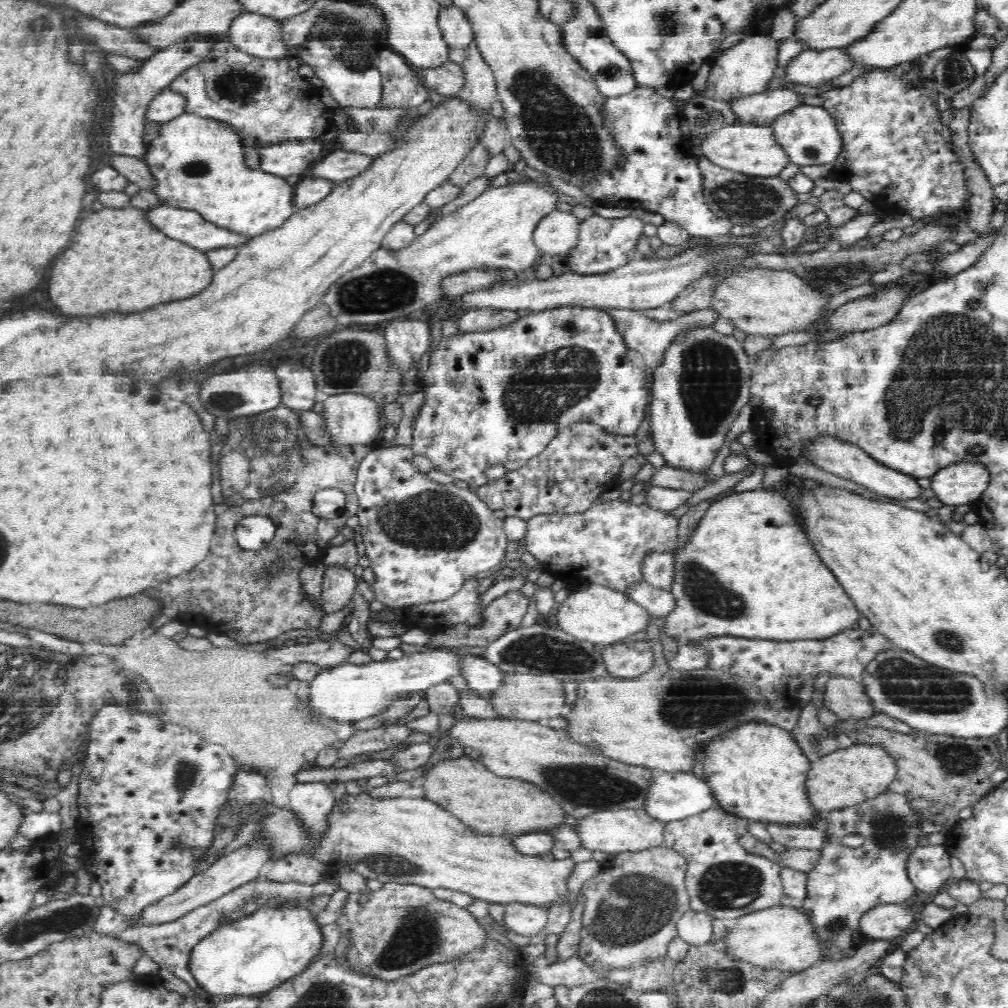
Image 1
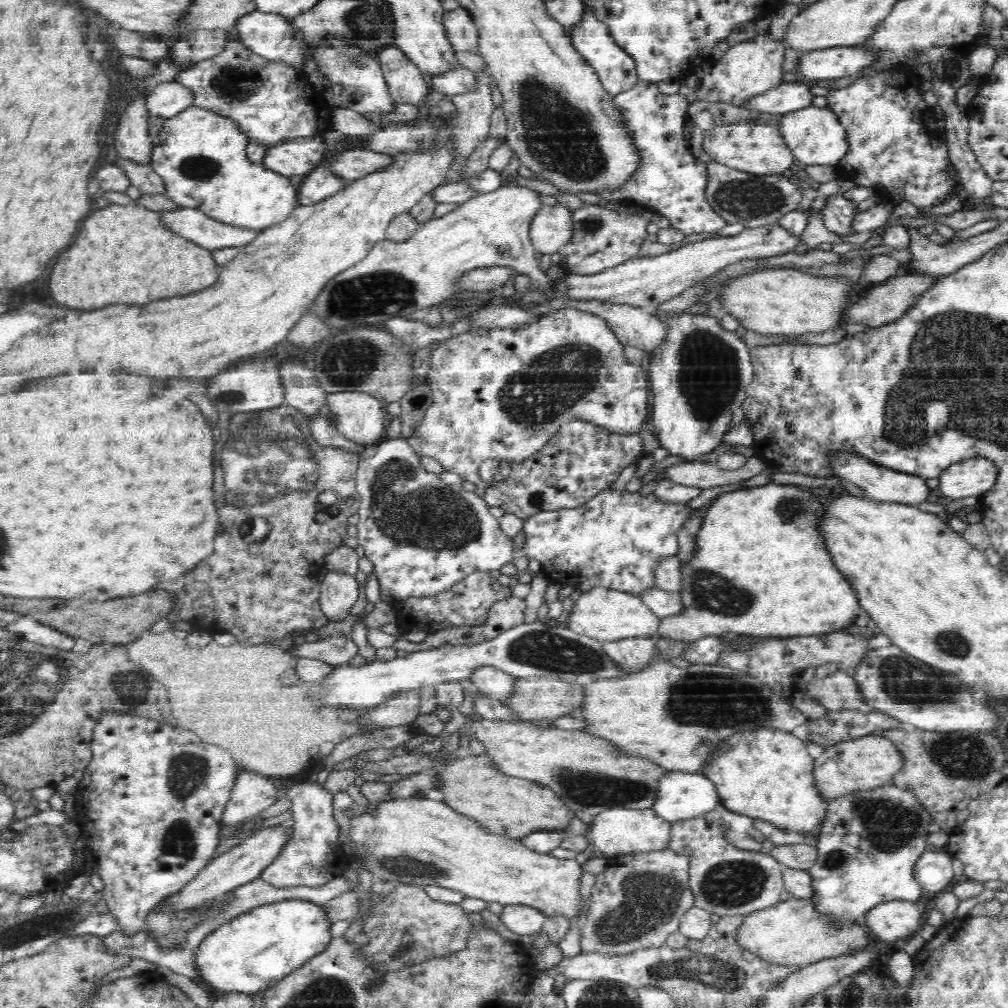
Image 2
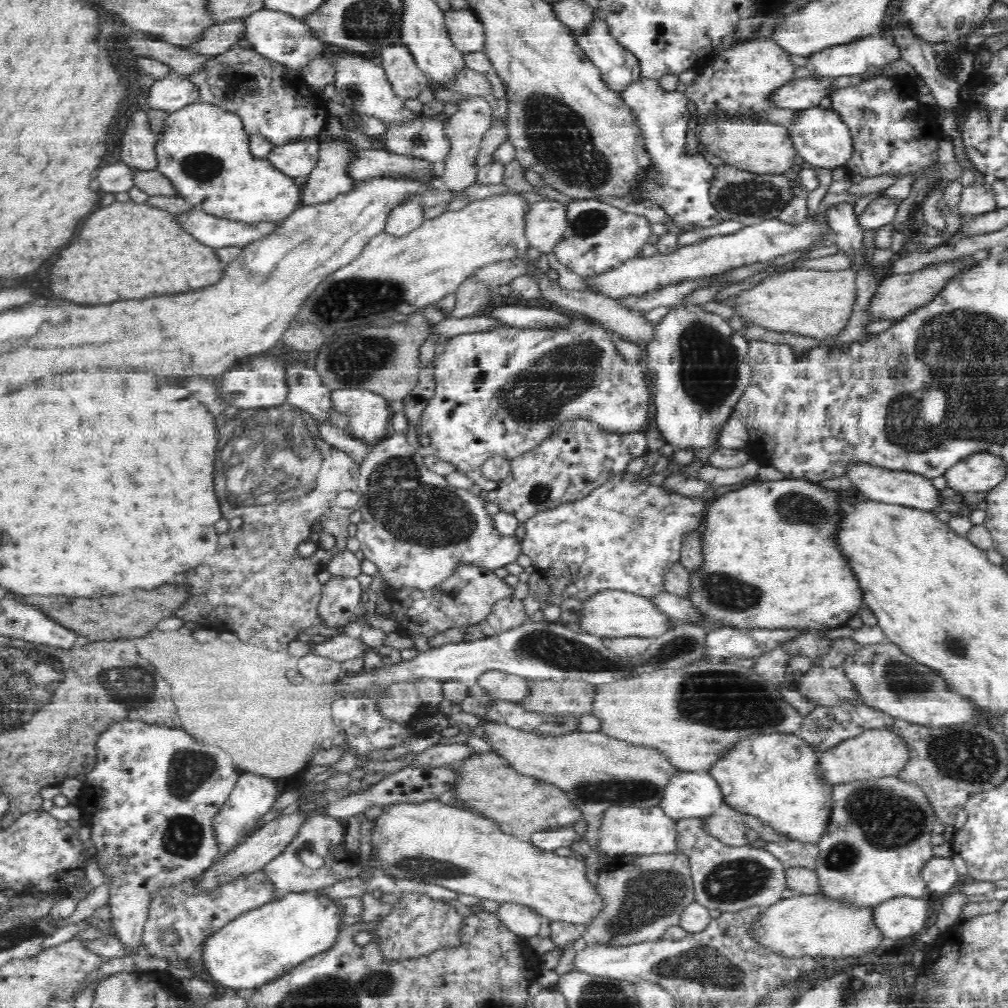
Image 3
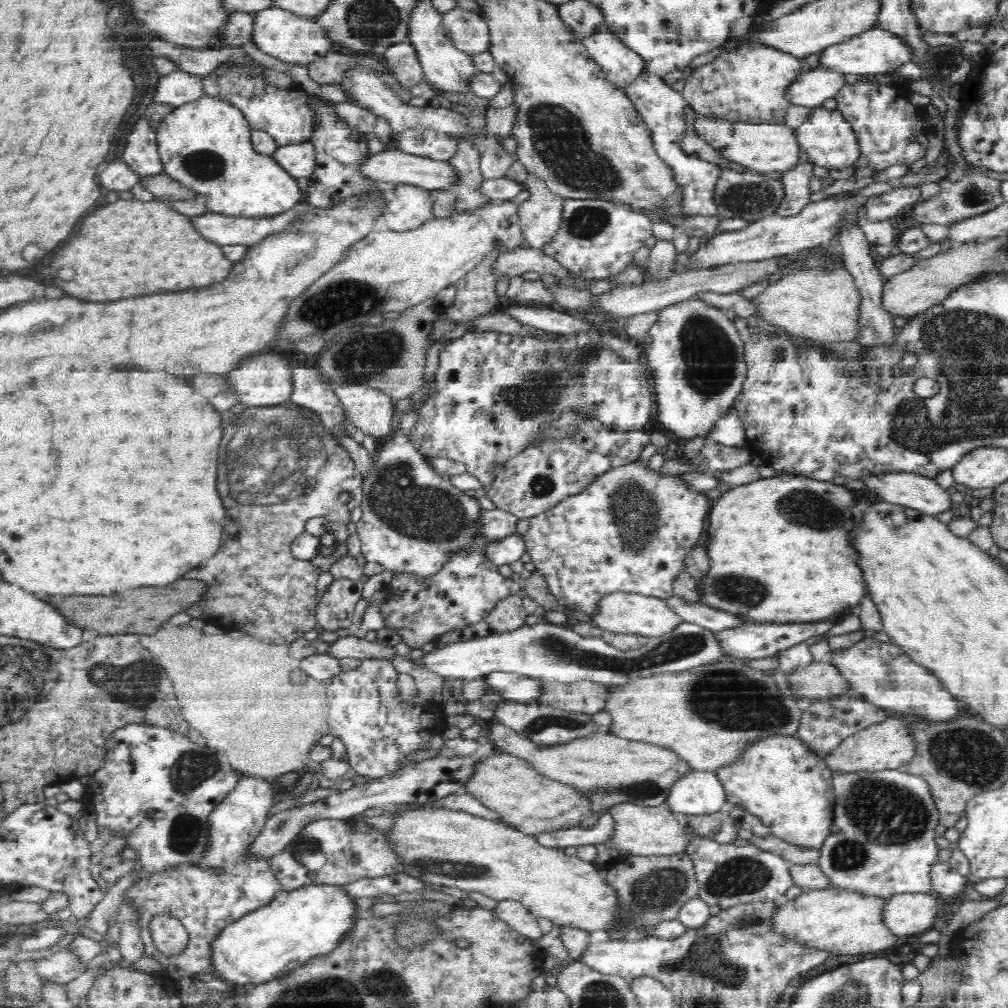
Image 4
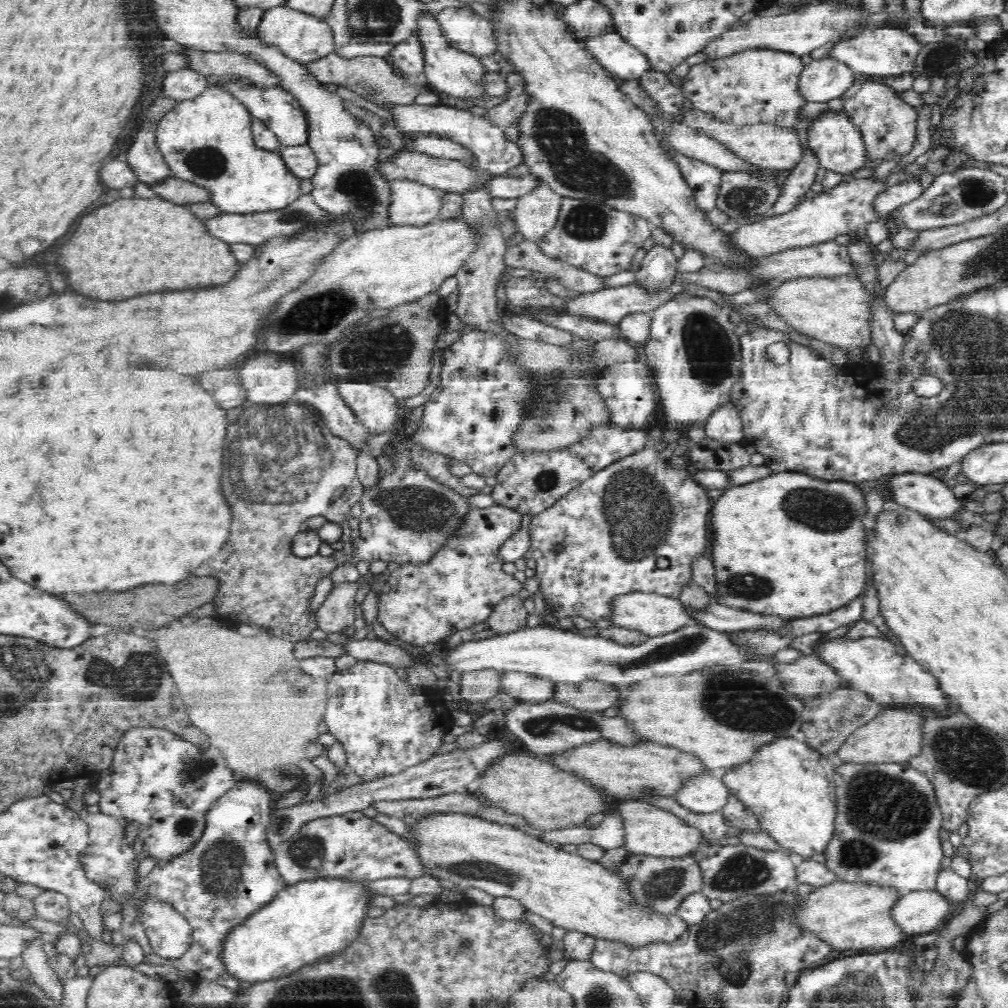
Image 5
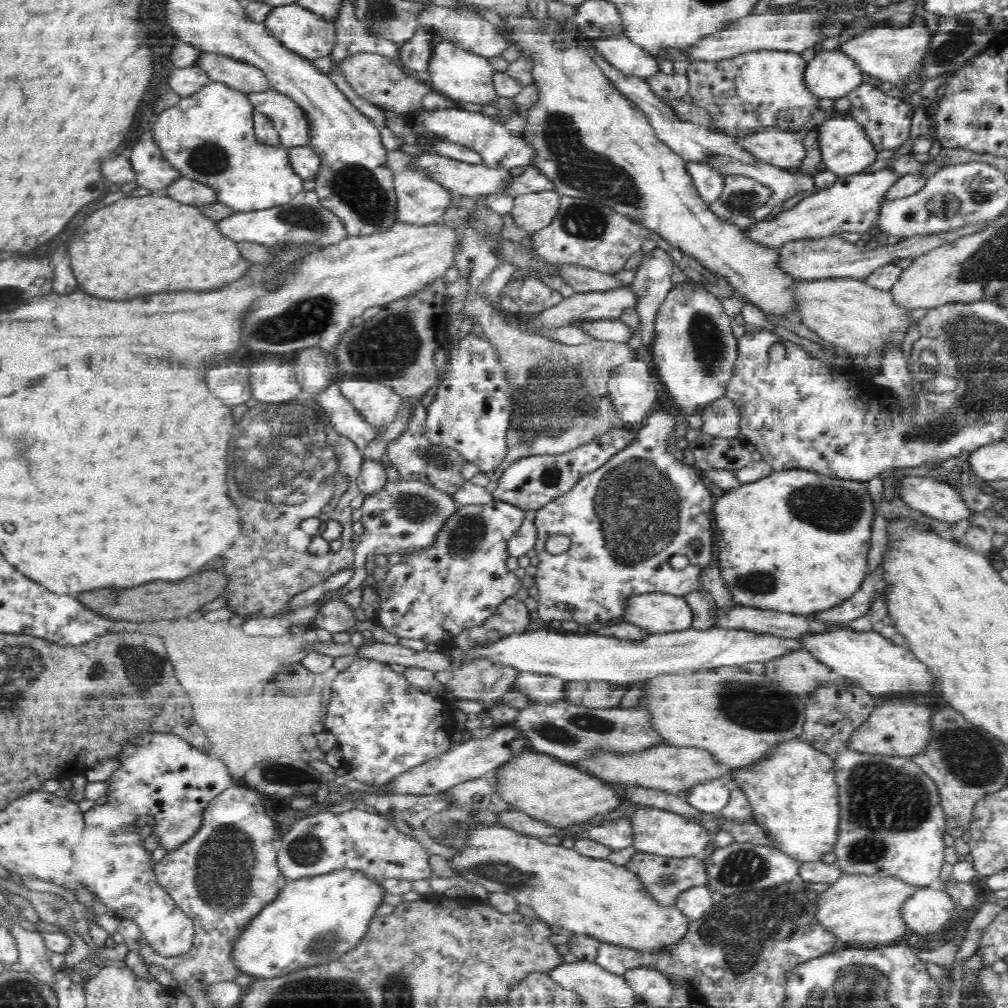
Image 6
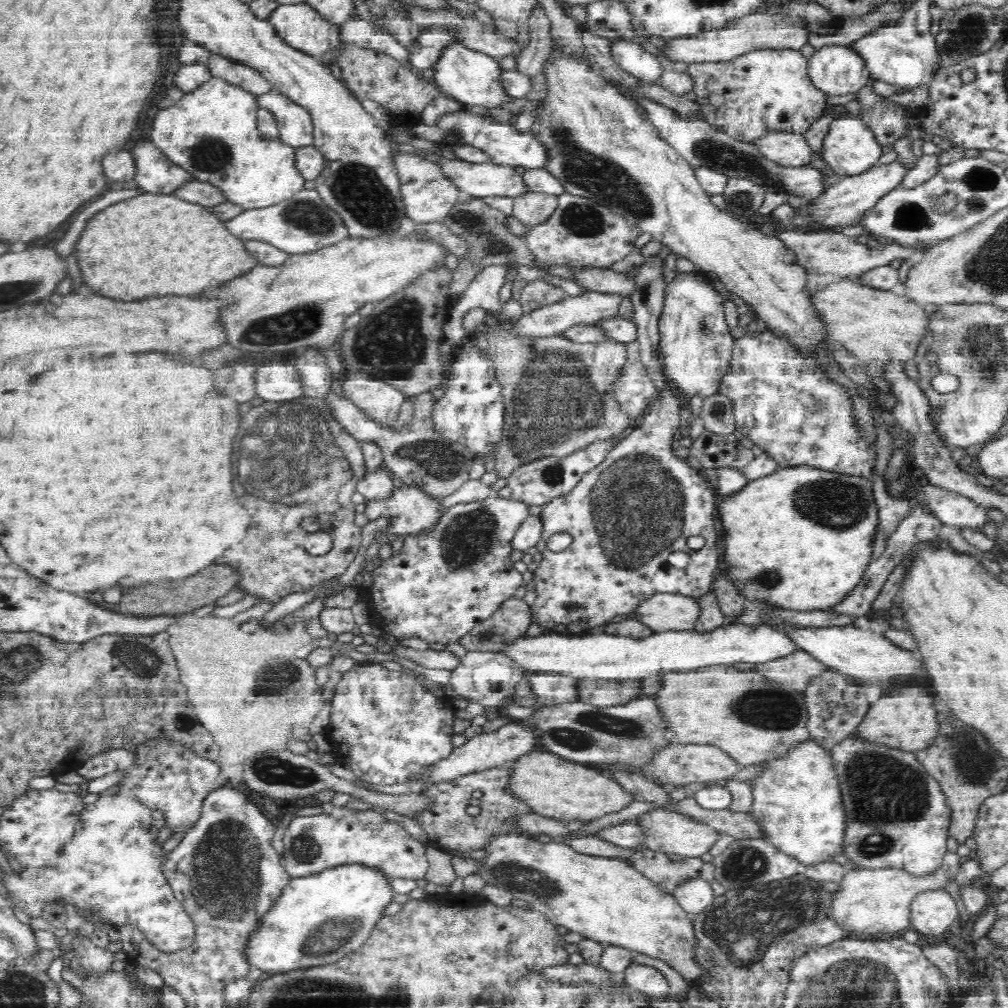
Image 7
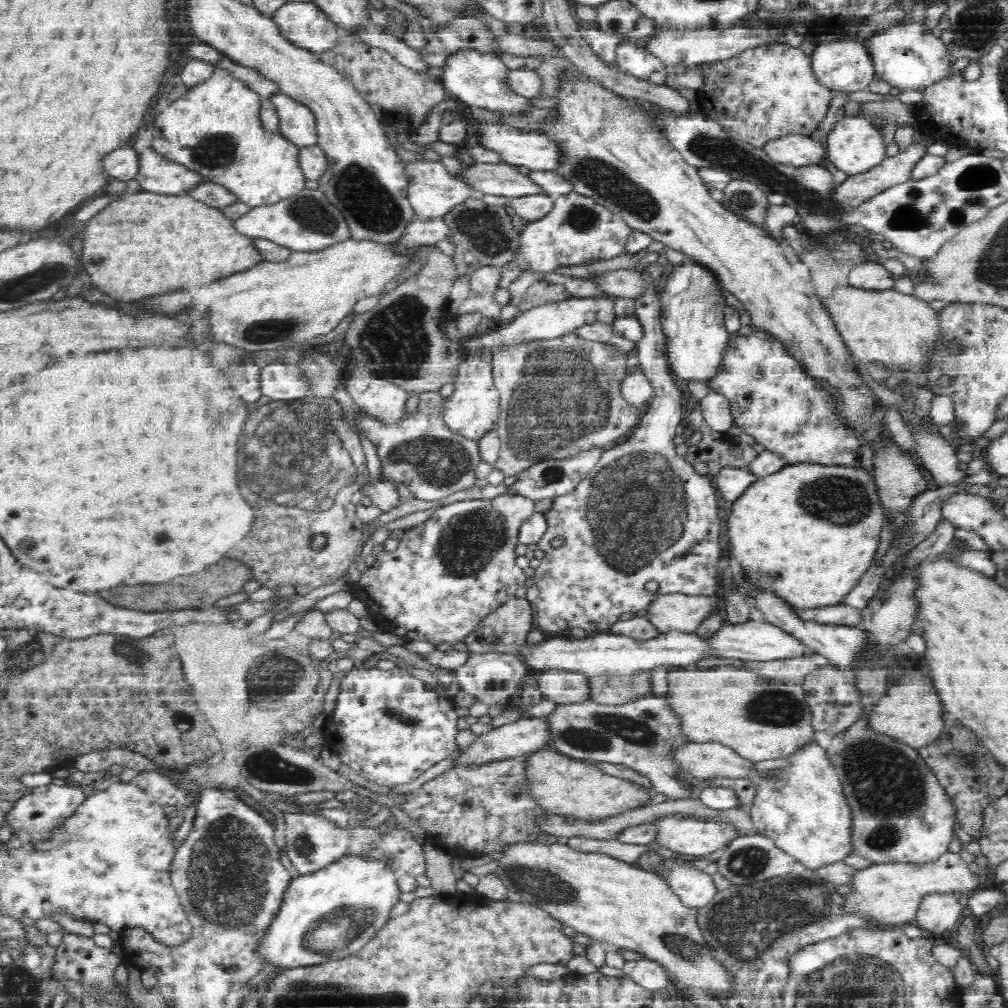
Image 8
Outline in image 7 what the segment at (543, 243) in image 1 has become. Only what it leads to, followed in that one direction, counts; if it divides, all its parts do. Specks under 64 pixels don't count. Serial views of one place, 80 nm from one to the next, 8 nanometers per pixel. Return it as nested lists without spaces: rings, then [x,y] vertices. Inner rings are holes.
[[[543,192],[526,193],[513,198],[513,216],[526,226],[546,220],[556,208],[556,195]]]

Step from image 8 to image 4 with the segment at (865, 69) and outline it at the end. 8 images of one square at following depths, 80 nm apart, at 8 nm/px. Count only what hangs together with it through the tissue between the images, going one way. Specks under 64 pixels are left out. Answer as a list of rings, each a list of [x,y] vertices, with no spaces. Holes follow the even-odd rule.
[[[820,63],[802,70],[789,88],[789,97],[796,105],[819,106],[828,98],[835,98],[846,85],[846,72]]]

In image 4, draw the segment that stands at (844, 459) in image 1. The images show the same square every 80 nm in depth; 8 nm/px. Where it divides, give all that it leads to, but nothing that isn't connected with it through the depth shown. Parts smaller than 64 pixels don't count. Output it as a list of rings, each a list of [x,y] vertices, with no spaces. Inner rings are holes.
[[[890,473],[866,477],[863,482],[866,488],[871,488],[879,494],[882,501],[897,503],[927,516],[946,519],[956,513],[956,505],[952,502],[950,494],[942,486],[938,485],[935,477],[918,475],[915,473]]]

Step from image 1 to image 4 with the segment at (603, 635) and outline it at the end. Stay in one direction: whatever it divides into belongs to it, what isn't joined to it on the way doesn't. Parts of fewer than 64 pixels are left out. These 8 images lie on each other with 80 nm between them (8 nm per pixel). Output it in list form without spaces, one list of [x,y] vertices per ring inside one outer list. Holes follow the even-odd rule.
[[[619,592],[606,595],[601,600],[601,611],[590,622],[603,631],[632,632],[656,638],[672,632],[677,626],[684,623],[684,619],[674,612],[669,599],[635,592]]]

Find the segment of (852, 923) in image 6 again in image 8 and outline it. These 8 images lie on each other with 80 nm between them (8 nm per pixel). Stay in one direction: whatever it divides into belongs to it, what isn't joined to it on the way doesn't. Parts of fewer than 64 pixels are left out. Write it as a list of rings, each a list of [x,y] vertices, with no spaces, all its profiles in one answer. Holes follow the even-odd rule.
[[[946,852],[937,860],[924,863],[890,862],[873,864],[854,876],[853,891],[846,897],[850,909],[874,917],[874,924],[905,925],[916,921],[922,901],[936,893],[950,893],[967,899],[980,888],[980,878],[959,854]]]

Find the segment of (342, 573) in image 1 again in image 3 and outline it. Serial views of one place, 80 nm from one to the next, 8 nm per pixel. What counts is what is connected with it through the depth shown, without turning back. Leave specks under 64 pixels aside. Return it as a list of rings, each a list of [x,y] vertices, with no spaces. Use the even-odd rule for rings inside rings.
[[[332,577],[322,589],[321,601],[317,608],[318,618],[322,620],[322,624],[326,624],[330,628],[339,626],[348,626],[352,616],[356,615],[356,605],[360,605],[360,596],[362,596],[362,586],[360,582],[354,578],[348,577]]]

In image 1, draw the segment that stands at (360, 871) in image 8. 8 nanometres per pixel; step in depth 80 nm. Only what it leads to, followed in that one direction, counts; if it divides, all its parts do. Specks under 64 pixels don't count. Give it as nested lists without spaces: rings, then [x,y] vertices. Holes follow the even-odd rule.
[[[283,903],[258,908],[250,915],[224,924],[192,950],[190,970],[204,991],[215,999],[228,995],[257,996],[302,972],[322,950],[324,934],[309,906]]]

